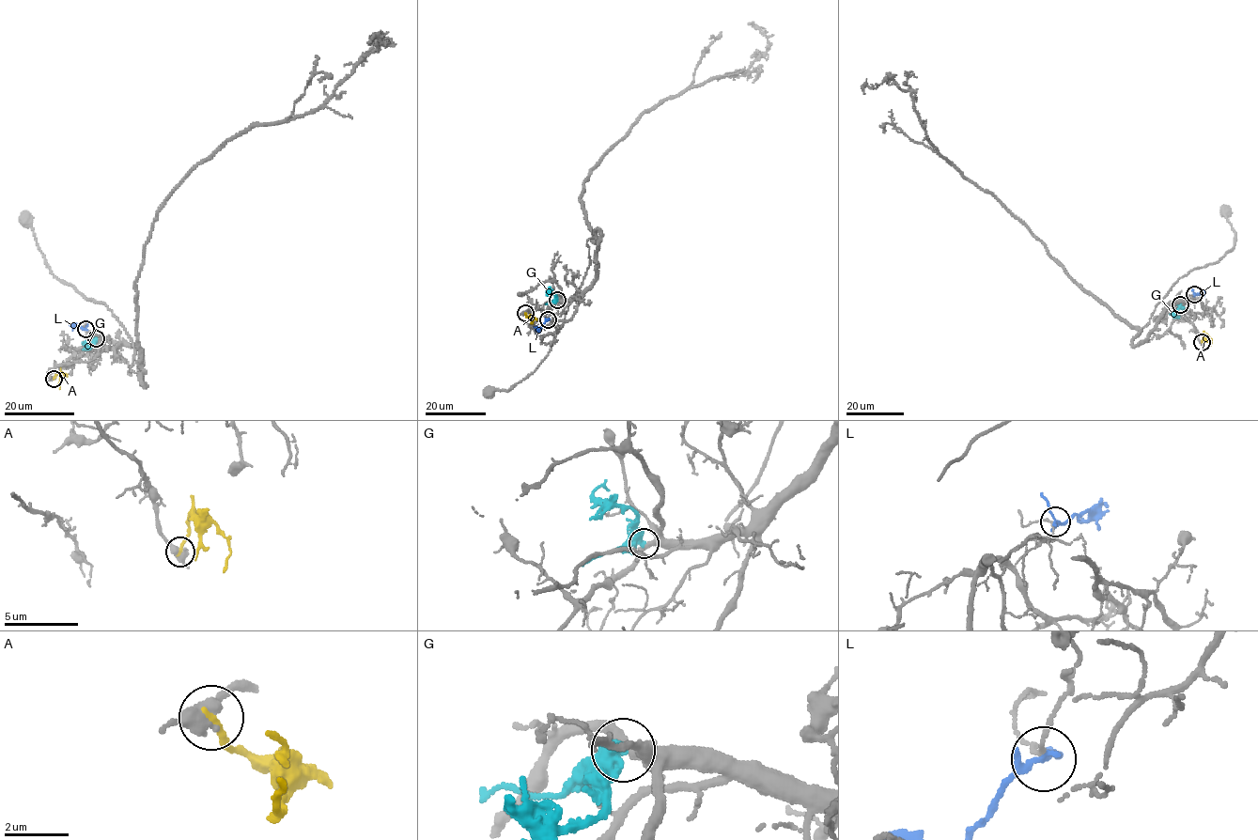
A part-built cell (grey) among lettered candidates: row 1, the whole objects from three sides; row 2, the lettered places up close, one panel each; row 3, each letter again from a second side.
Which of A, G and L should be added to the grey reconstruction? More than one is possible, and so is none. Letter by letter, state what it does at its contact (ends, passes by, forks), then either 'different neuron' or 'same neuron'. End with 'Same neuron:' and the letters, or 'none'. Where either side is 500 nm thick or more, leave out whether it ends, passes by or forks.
A: it ends | different neuron
G: different neuron
L: it forks | different neuron
Same neuron: none

